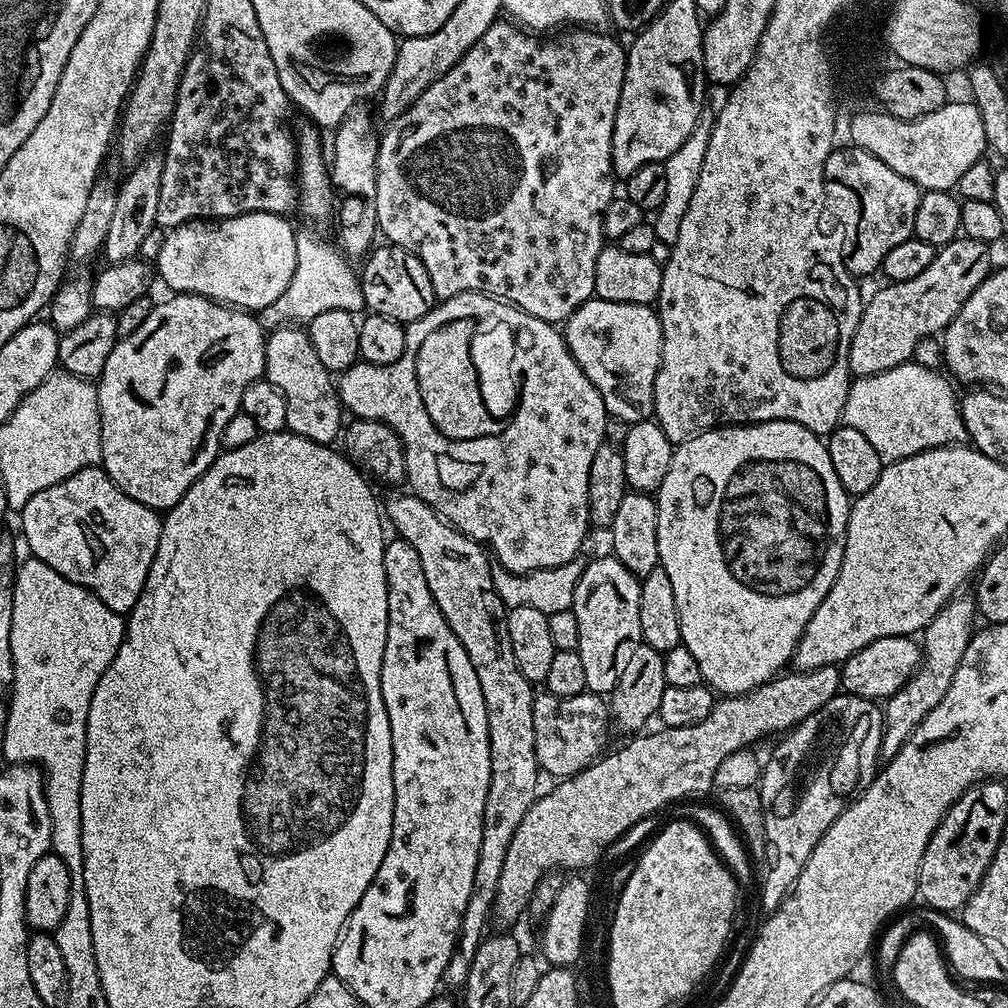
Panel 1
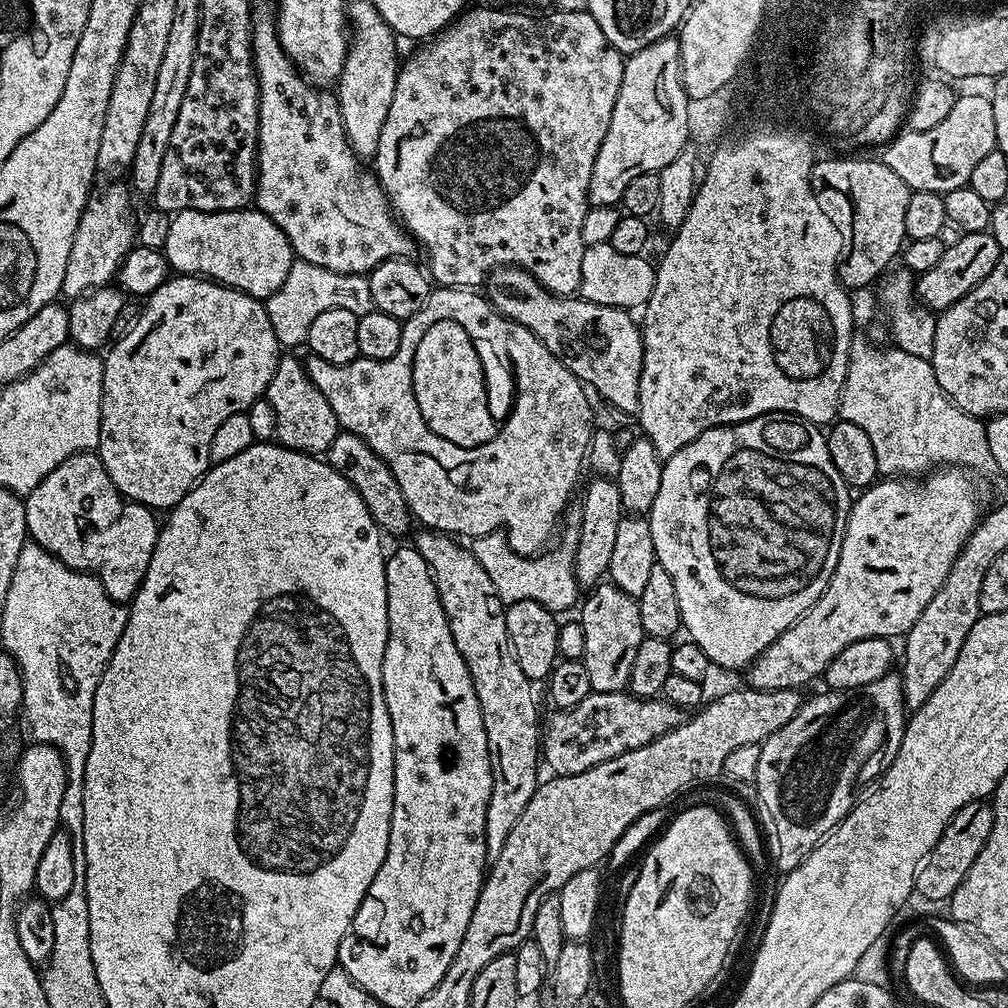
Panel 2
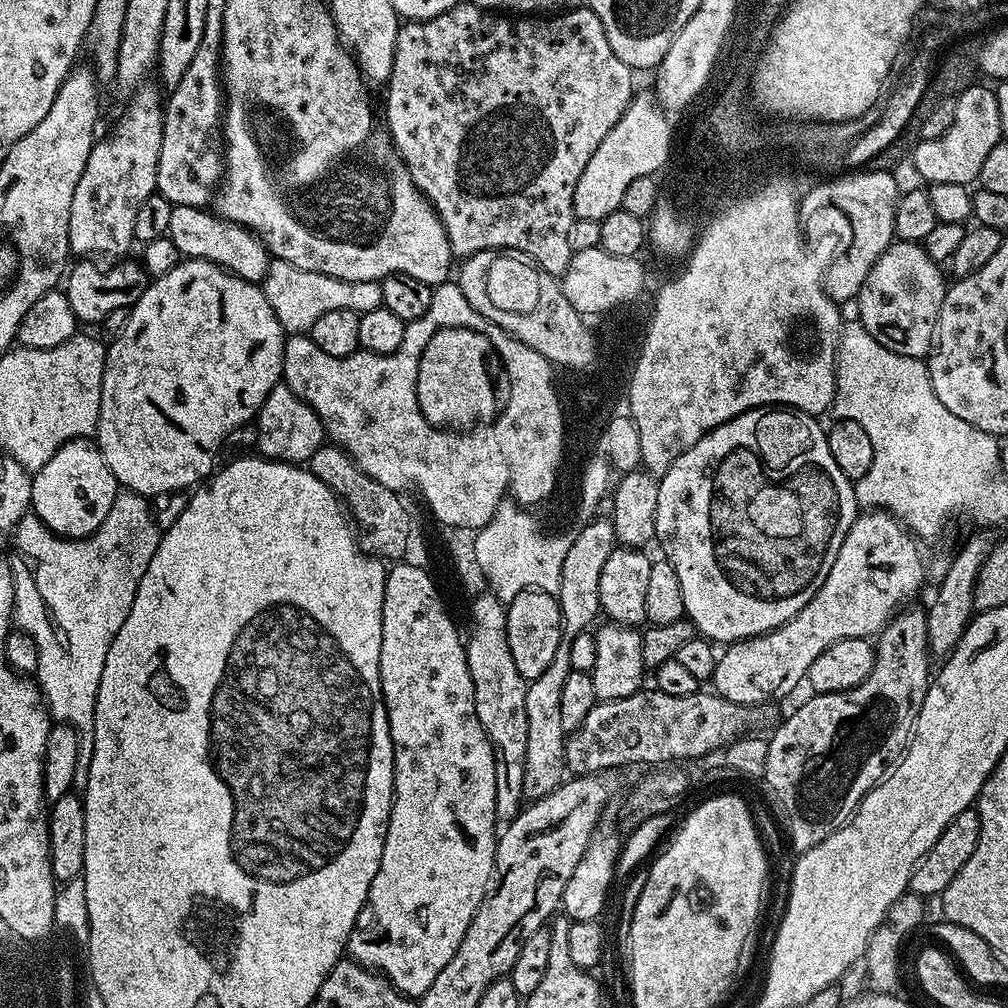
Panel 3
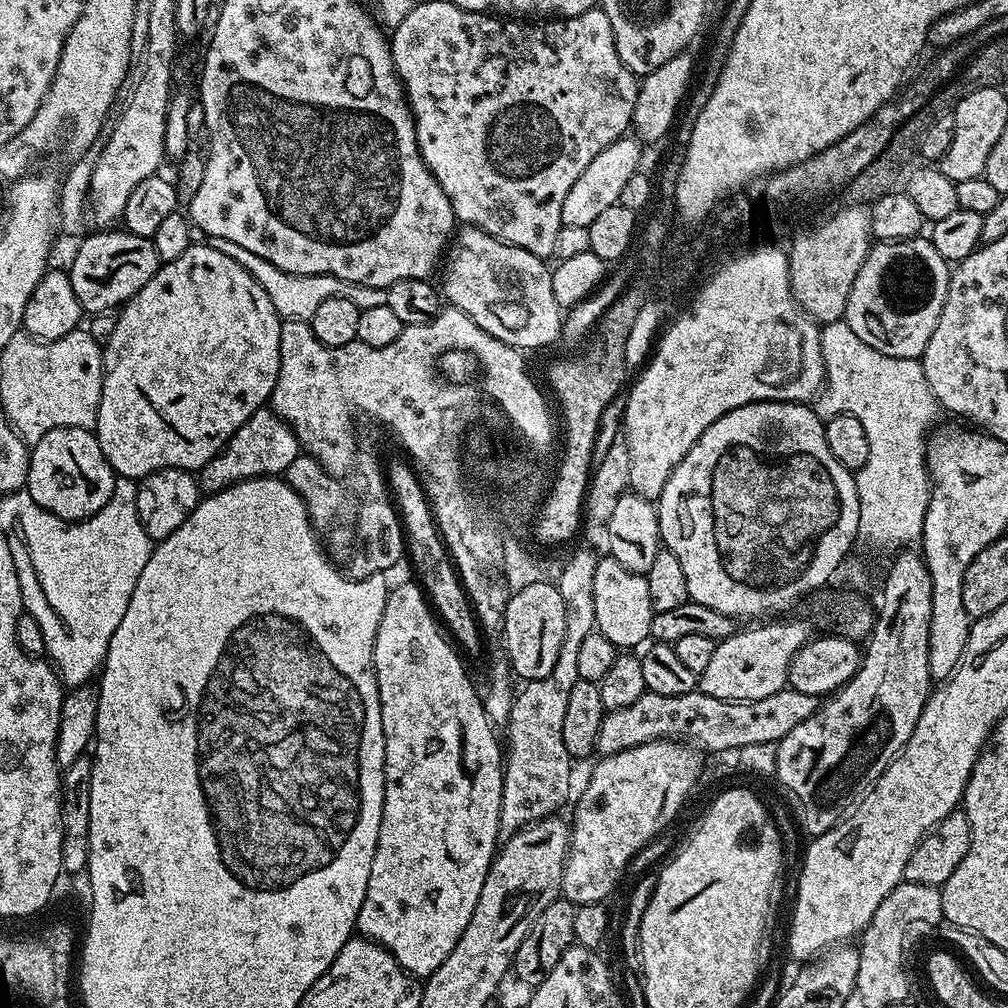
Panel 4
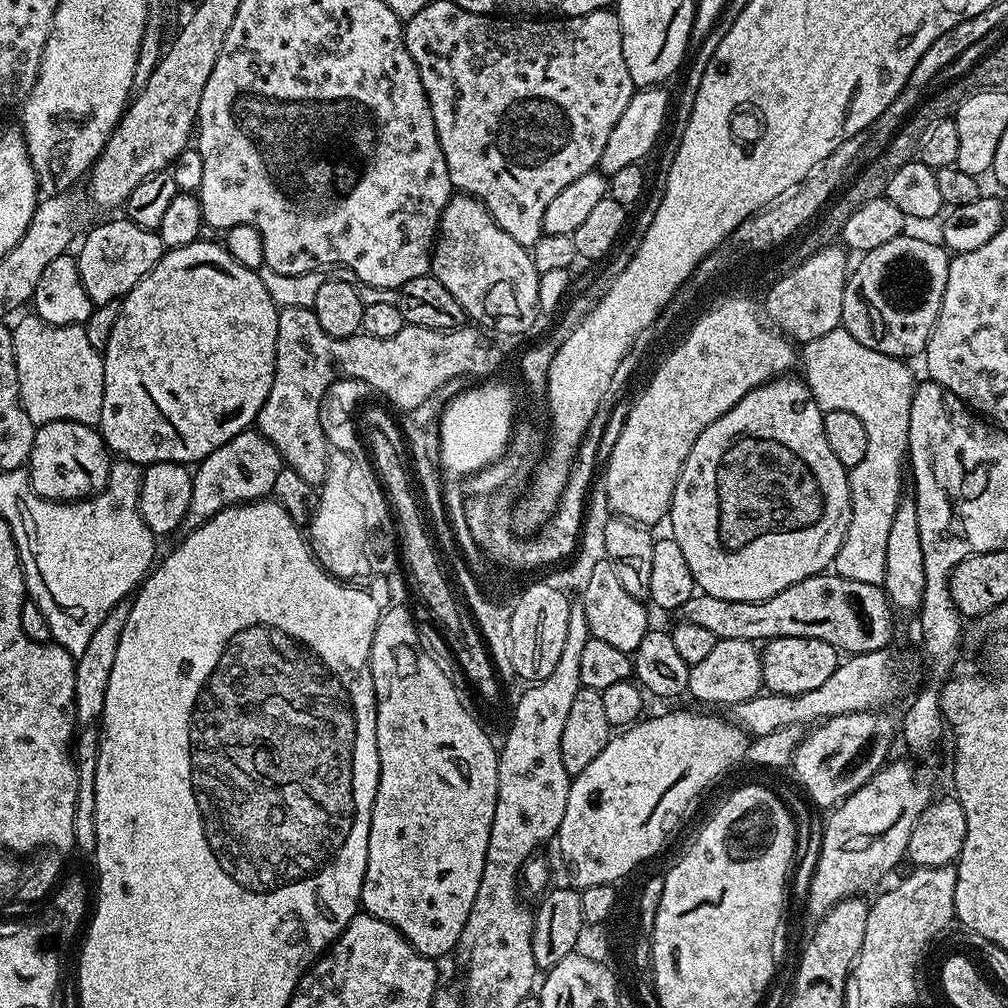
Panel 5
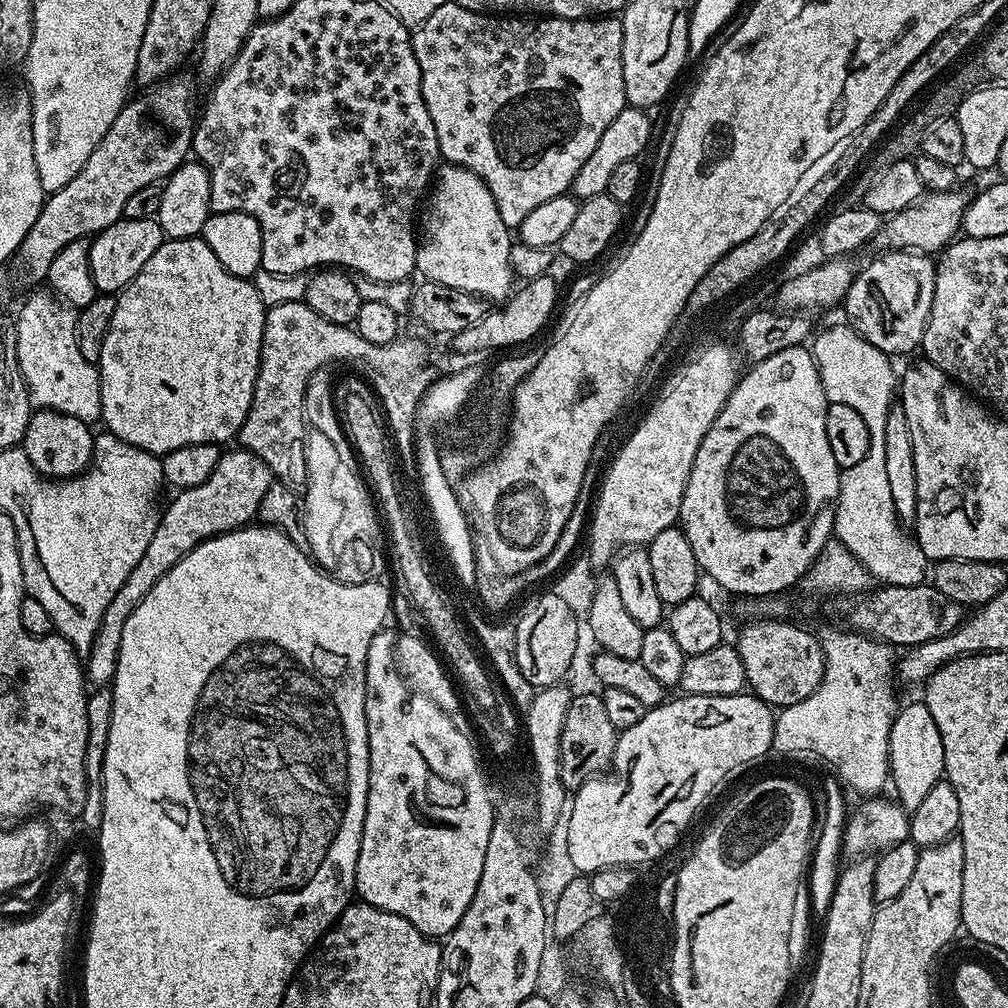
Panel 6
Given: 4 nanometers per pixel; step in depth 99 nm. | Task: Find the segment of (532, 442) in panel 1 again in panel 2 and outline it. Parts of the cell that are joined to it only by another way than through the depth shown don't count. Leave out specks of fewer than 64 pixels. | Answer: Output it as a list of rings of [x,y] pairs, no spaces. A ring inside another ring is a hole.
[[[440,286],[429,291],[428,302],[422,310],[403,321],[402,346],[398,346],[398,354],[394,354],[394,358],[357,358],[348,364],[335,364],[326,362],[326,358],[309,355],[303,365],[314,386],[326,394],[326,402],[330,402],[330,410],[334,410],[334,418],[338,418],[341,429],[358,434],[358,438],[362,438],[370,450],[378,454],[378,458],[388,463],[394,478],[398,478],[398,486],[402,486],[402,498],[406,498],[409,513],[415,519],[417,516],[425,529],[447,532],[456,538],[475,538],[503,530],[515,552],[523,556],[538,556],[553,543],[569,507],[568,499],[580,480],[580,467],[583,469],[586,464],[594,423],[592,404],[588,401],[589,393],[585,385],[557,356],[546,350],[544,343],[534,333],[514,322],[514,326],[504,326],[504,334],[508,334],[508,350],[518,364],[520,406],[514,416],[490,416],[492,424],[496,424],[496,432],[490,438],[470,446],[458,446],[450,442],[447,434],[435,428],[435,423],[428,424],[429,417],[426,412],[424,417],[420,400],[416,397],[420,334],[432,322],[444,316],[454,316],[466,326],[482,324],[480,332],[498,332],[500,326],[496,328],[496,311],[487,295],[479,291]]]

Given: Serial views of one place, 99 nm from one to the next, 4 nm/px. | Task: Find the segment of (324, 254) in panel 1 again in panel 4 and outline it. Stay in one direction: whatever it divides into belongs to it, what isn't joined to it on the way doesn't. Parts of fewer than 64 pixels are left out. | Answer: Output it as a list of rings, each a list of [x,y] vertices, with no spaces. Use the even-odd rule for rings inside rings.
[[[207,236],[204,242],[214,250],[219,250],[227,257],[238,261],[260,286],[267,292],[271,304],[283,319],[310,320],[318,306],[330,297],[350,298],[361,309],[369,309],[373,306],[386,304],[387,289],[362,286],[361,284],[348,283],[342,279],[336,279],[330,275],[290,275],[289,272],[278,270],[273,263],[260,258],[258,254],[252,254],[245,247],[239,246],[229,239]]]

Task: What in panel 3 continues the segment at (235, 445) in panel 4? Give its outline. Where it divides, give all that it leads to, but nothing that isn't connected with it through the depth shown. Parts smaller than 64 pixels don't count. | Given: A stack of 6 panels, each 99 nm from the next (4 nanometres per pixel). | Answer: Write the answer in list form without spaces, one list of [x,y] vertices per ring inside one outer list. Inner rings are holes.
[[[281,382],[270,390],[266,402],[262,402],[254,421],[256,432],[255,451],[268,460],[287,460],[290,464],[303,465],[326,442],[324,427],[314,414],[314,410],[298,394],[294,394],[288,385]]]

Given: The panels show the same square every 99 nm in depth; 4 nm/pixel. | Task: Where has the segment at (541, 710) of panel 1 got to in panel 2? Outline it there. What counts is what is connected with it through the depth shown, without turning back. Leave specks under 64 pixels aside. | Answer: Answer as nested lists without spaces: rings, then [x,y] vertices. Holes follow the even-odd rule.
[[[592,692],[578,706],[562,708],[551,713],[553,716],[542,724],[542,760],[548,764],[549,773],[558,776],[582,774],[582,770],[590,770],[602,762],[610,762],[610,758],[618,758],[618,754],[626,754],[626,750],[638,750],[638,746],[646,746],[646,742],[654,742],[662,734],[674,730],[682,723],[681,709],[675,708],[669,700],[663,698],[645,698],[623,692]]]

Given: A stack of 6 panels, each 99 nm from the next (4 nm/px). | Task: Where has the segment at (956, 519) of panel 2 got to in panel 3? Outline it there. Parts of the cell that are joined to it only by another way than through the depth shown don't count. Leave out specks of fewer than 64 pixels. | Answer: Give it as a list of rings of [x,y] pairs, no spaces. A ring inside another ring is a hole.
[[[868,510],[857,515],[850,526],[846,538],[842,542],[842,550],[838,550],[838,558],[834,558],[834,566],[830,566],[830,574],[826,574],[826,582],[810,598],[806,607],[794,618],[790,618],[781,628],[772,632],[763,632],[761,636],[752,636],[749,640],[738,640],[727,645],[717,655],[714,674],[710,681],[716,695],[735,704],[749,706],[768,706],[772,700],[780,700],[788,696],[799,684],[805,683],[810,666],[814,666],[814,658],[822,654],[834,642],[846,638],[872,638],[879,634],[896,615],[901,606],[924,584],[924,564],[920,561],[921,545],[915,536],[890,513],[883,510]]]

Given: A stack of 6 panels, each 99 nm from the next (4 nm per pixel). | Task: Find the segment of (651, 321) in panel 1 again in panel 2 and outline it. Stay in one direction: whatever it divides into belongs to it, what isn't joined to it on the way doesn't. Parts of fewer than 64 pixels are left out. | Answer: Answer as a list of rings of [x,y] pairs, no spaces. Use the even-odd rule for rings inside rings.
[[[505,266],[492,269],[486,281],[486,295],[498,312],[506,318],[526,326],[535,336],[567,366],[585,385],[592,384],[591,391],[601,396],[608,404],[613,404],[620,412],[632,418],[640,415],[640,375],[644,357],[644,338],[641,325],[631,311],[614,306],[602,306],[583,298],[556,296],[545,290],[524,268]]]

